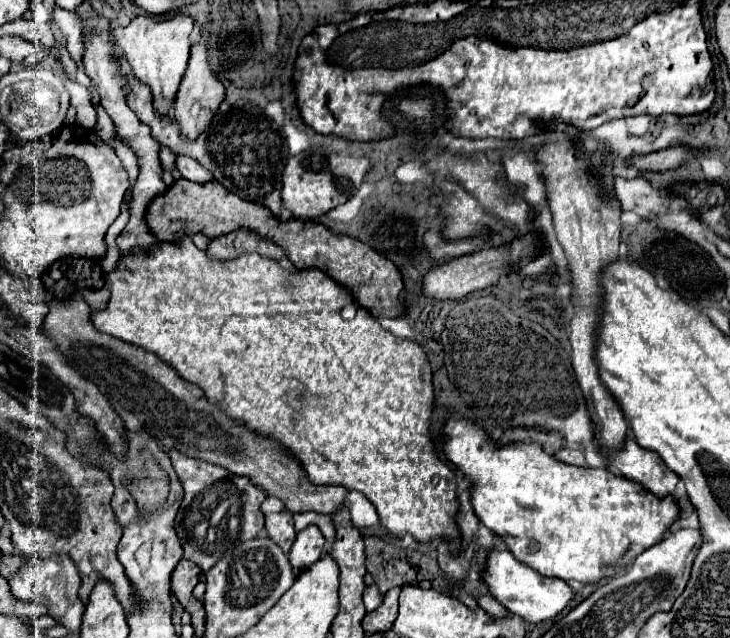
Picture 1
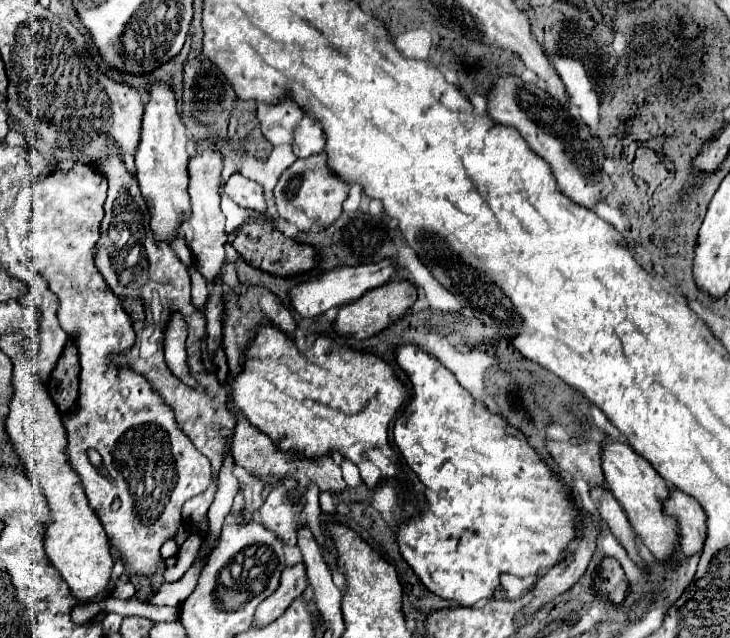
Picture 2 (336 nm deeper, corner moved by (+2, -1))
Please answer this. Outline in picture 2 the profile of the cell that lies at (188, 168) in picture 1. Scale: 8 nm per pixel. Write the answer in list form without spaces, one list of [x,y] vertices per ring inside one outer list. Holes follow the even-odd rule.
[[[233,174],[223,184],[223,190],[241,208],[247,208],[247,210],[257,212],[257,214],[265,214],[267,212],[267,202],[265,202],[265,194],[263,194],[263,186],[261,184],[251,182],[245,176],[241,176],[241,174]]]

